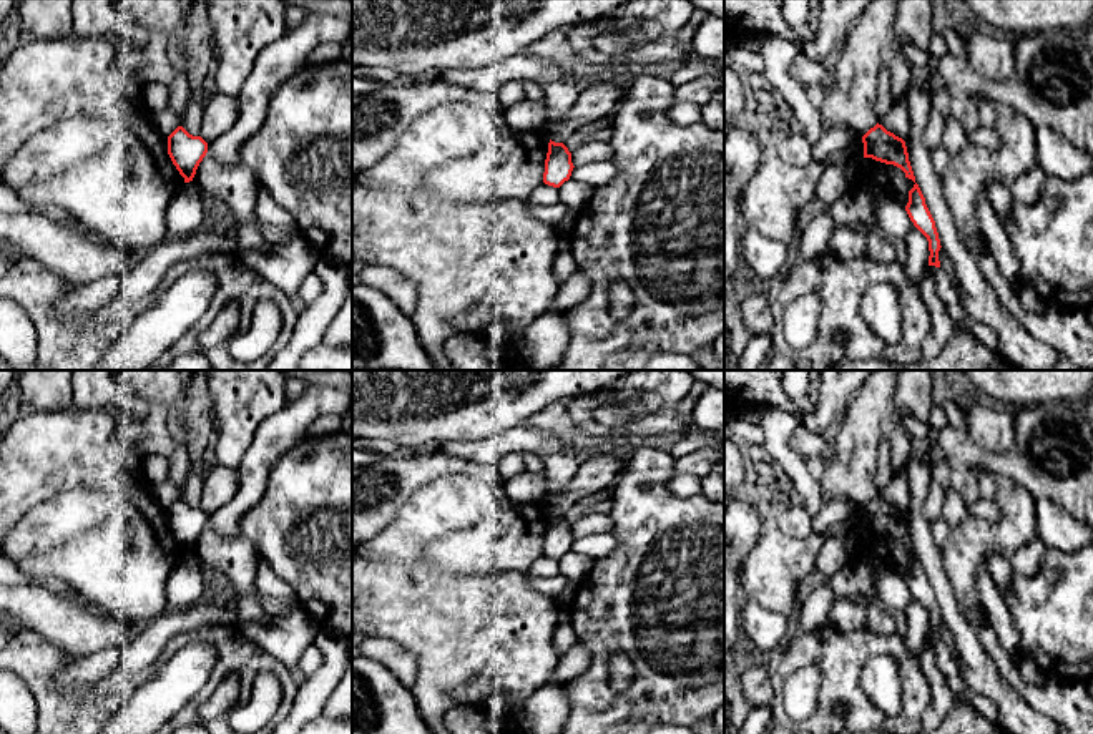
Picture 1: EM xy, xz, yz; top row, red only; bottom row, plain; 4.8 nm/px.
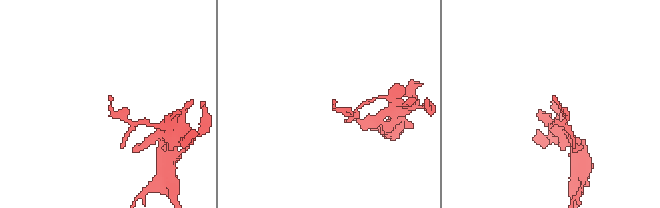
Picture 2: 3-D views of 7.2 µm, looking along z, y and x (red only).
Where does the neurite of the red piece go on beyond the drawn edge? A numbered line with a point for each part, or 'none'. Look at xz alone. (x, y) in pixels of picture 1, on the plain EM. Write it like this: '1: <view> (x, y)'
none

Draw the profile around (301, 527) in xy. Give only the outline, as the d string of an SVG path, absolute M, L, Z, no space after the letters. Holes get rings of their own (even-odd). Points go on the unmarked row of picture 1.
M352 433L306 435L281 455L269 470L264 495L239 520L239 531L271 571L296 590L297 604L321 629L352 636Z

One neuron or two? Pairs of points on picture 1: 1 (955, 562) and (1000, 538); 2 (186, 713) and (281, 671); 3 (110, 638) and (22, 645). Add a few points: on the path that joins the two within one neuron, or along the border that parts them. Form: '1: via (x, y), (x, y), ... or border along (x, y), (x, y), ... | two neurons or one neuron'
1: via (967, 550), (977, 540), (989, 538) | one neuron
2: via (208, 688), (231, 663), (256, 663) | one neuron
3: border along (22, 628), (40, 633), (73, 660) | two neurons

